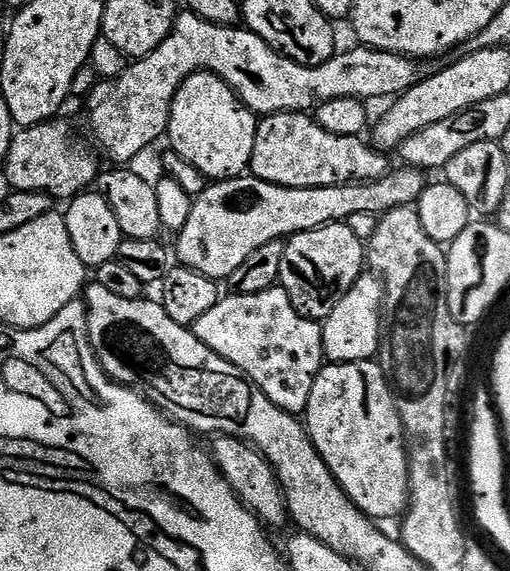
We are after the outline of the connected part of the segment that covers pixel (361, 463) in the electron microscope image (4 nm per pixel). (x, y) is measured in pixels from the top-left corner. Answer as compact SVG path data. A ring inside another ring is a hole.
M328 362L316 373L308 407L302 413L308 429L308 439L332 471L352 503L369 518L399 517L410 500L408 487L409 453L406 451L406 425L396 408L396 397L385 377L383 367L376 362L337 364Z

